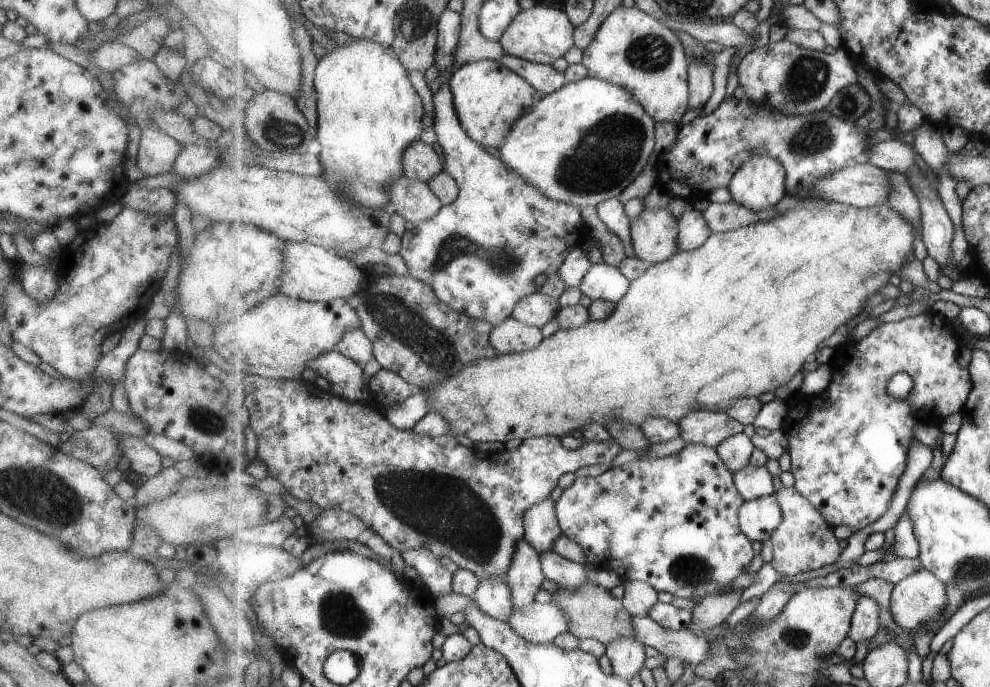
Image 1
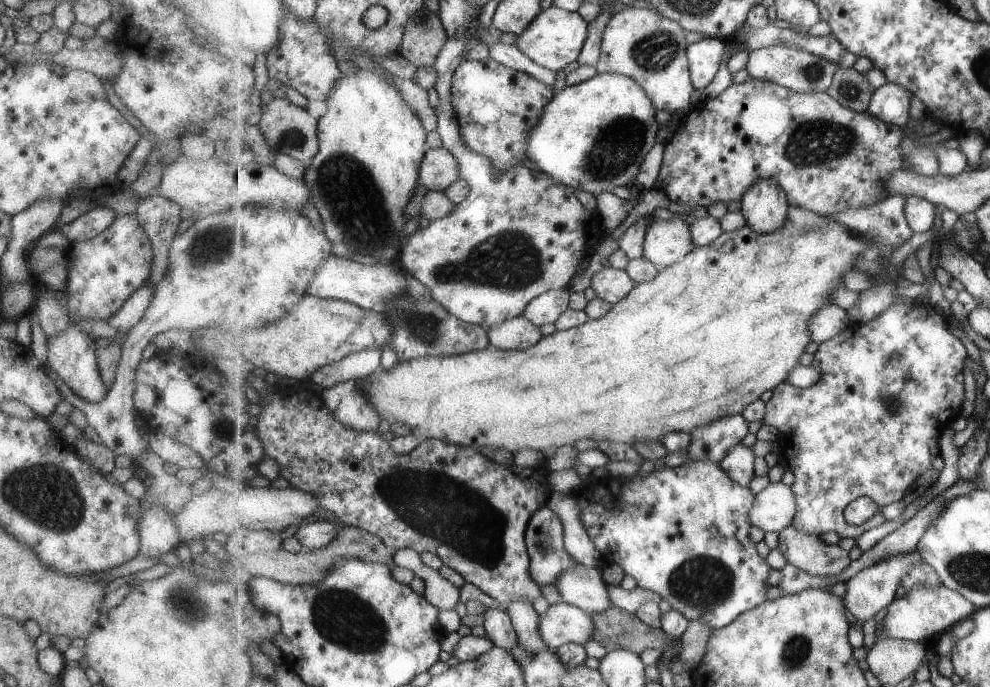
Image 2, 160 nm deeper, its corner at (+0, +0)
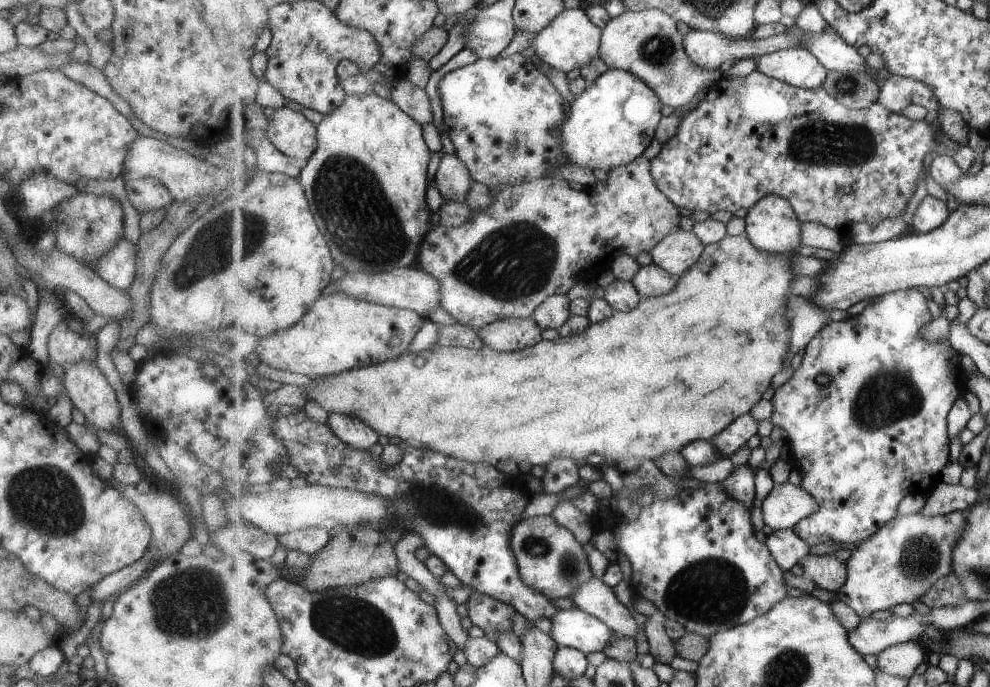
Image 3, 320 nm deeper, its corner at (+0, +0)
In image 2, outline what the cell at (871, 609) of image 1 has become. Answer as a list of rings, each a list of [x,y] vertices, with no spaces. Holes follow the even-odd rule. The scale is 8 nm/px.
[[[917,549],[915,552],[911,552],[911,554],[901,554],[897,558],[889,558],[885,562],[879,562],[879,564],[867,568],[865,572],[859,572],[857,576],[853,576],[846,583],[848,589],[844,598],[847,609],[861,624],[867,622],[869,618],[877,619],[878,617],[875,616],[877,612],[883,610],[885,606],[889,607],[896,598],[895,592],[897,592],[897,588],[901,585],[901,578],[907,574],[909,568],[917,566],[919,562],[925,562],[925,560],[923,560],[921,552]]]

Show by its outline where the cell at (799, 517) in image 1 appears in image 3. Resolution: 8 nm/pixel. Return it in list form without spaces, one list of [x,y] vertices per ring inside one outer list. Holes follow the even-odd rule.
[[[811,554],[802,562],[804,576],[813,581],[817,587],[838,594],[848,582],[849,568],[847,562],[825,554]]]

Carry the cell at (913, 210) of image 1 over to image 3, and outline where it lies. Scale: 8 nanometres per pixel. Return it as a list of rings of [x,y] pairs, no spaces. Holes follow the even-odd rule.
[[[927,196],[917,206],[912,218],[912,231],[928,233],[943,226],[953,211],[945,201]]]

